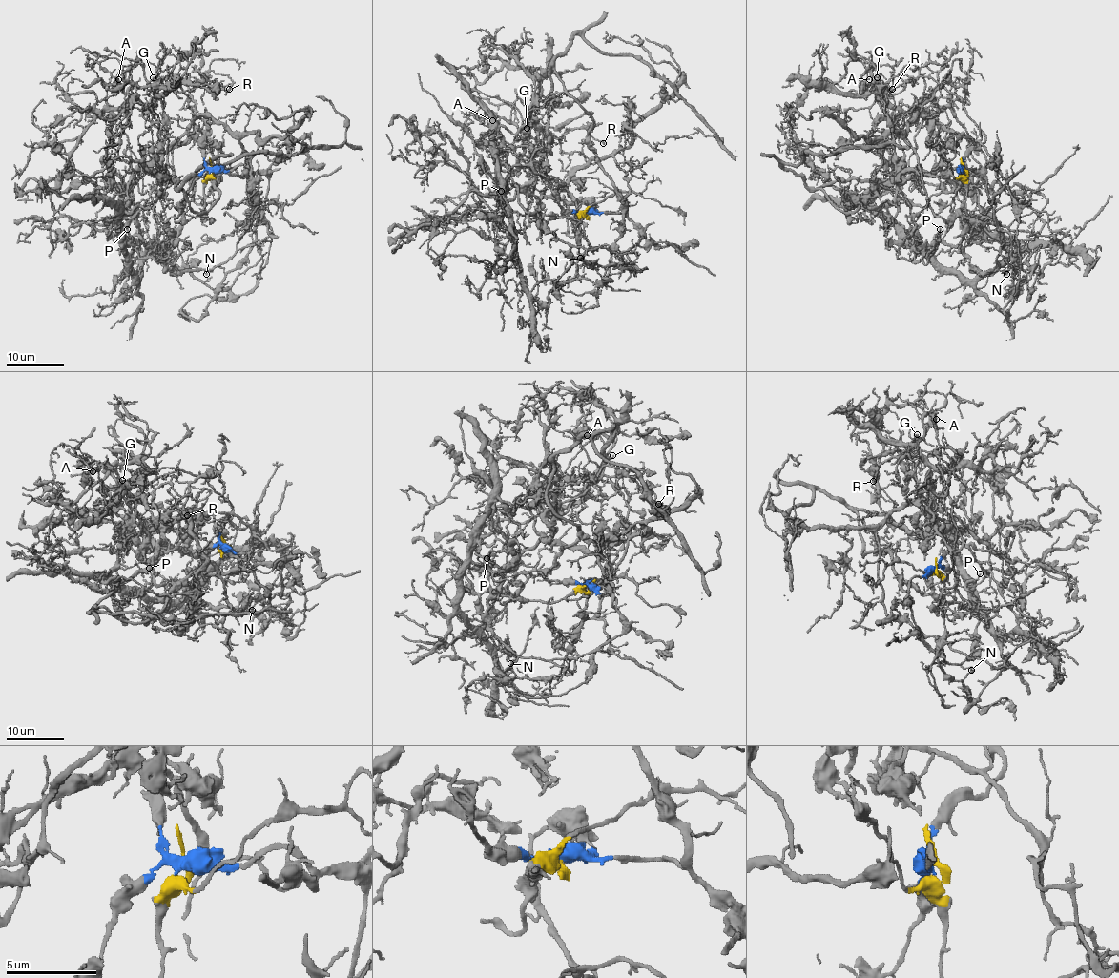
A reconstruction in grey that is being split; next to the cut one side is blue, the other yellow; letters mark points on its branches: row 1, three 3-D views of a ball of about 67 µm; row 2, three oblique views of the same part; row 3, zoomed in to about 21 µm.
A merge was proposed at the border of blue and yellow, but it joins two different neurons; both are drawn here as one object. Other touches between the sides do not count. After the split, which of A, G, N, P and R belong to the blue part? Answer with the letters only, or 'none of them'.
A, G, R

